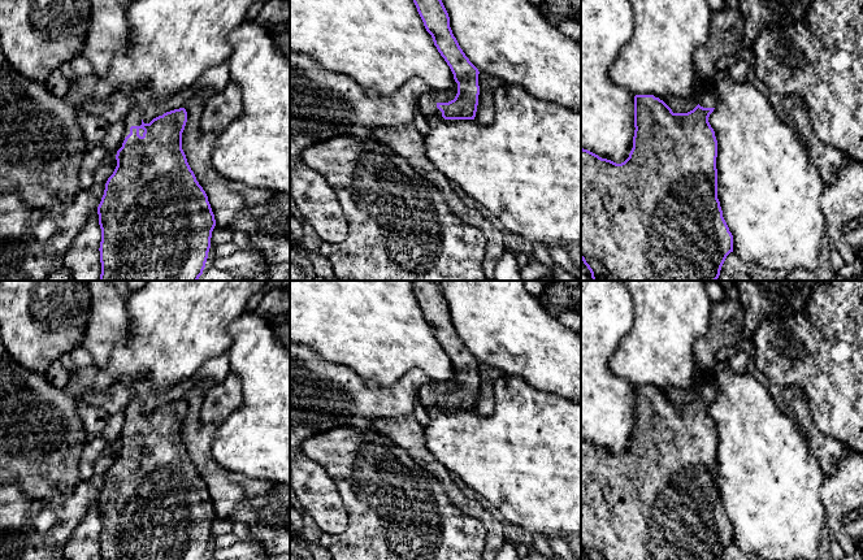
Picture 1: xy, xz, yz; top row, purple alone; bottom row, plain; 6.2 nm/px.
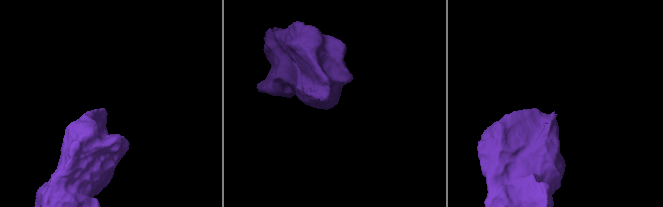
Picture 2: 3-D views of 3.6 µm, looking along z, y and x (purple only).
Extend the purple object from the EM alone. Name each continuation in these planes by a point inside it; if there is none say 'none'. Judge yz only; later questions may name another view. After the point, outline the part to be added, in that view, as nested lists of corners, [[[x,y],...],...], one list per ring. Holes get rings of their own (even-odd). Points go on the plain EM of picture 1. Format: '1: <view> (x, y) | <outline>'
1: yz (707, 389) | [[[706,374],[695,375],[695,385],[698,386],[698,395],[703,399],[715,399],[717,395],[717,385],[715,378]]]

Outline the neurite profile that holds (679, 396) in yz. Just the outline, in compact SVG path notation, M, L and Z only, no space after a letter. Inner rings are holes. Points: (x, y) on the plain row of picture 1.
M693 383L686 390L672 388L669 391L669 399L673 404L688 404L698 396L698 386Z

